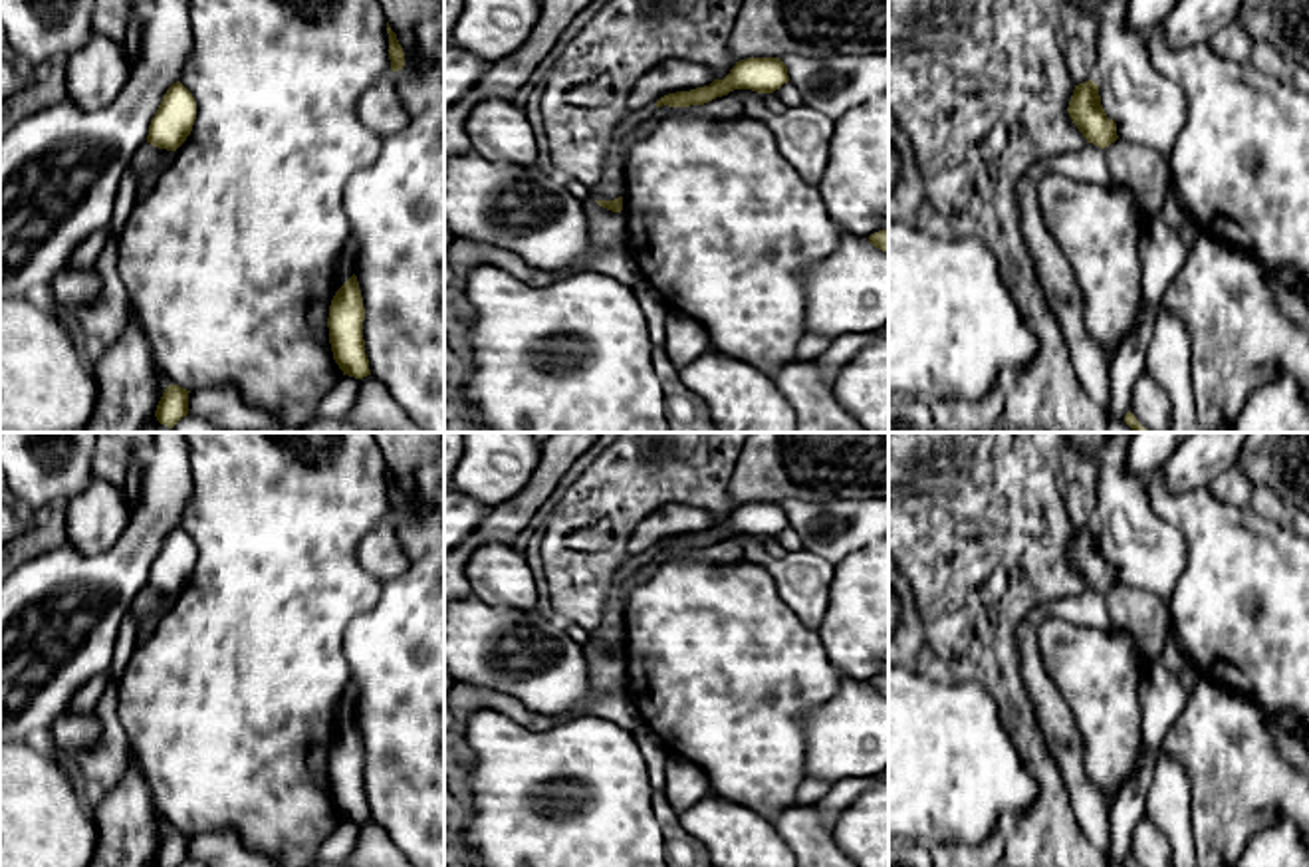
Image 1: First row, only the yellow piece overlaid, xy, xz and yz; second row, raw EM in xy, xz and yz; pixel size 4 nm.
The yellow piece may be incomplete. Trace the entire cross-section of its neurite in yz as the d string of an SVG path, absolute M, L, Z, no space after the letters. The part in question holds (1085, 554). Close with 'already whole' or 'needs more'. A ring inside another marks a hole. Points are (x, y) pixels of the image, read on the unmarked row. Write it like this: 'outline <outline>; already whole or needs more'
outline M1093 524L1075 530L1067 556L1087 587L1105 593L1119 583L1117 567L1107 561Z; already whole

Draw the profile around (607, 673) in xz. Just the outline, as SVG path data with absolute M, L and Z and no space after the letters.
M593 643L583 645L589 669L591 692L617 692L627 686L627 665L623 655L613 657L599 651Z

